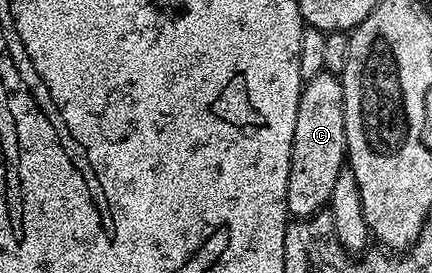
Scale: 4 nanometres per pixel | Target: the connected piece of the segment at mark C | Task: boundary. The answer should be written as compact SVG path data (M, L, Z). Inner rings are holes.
M323 71L303 84L300 103L296 107L296 131L288 171L287 214L301 219L325 210L330 203L332 187L347 161L342 78Z

